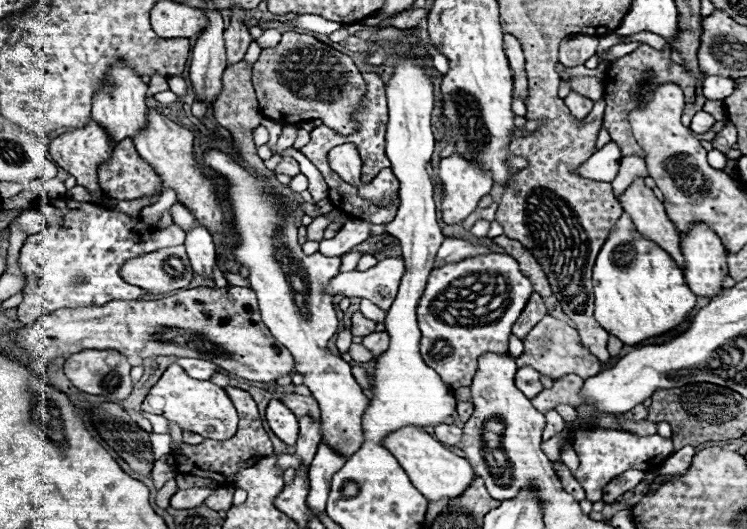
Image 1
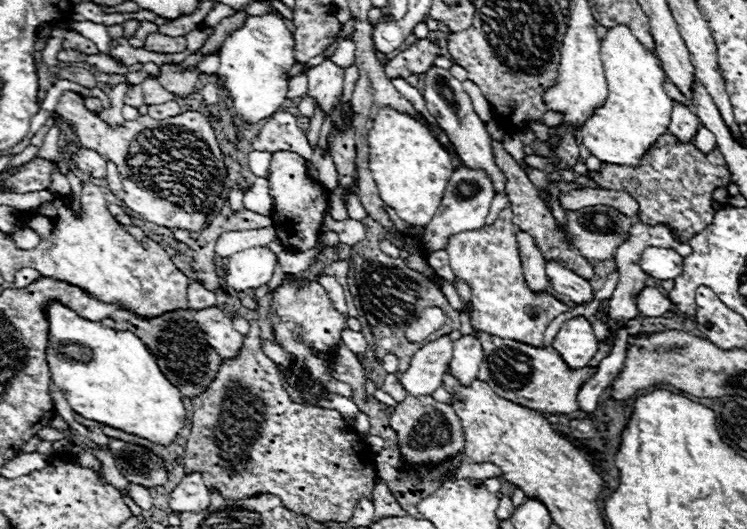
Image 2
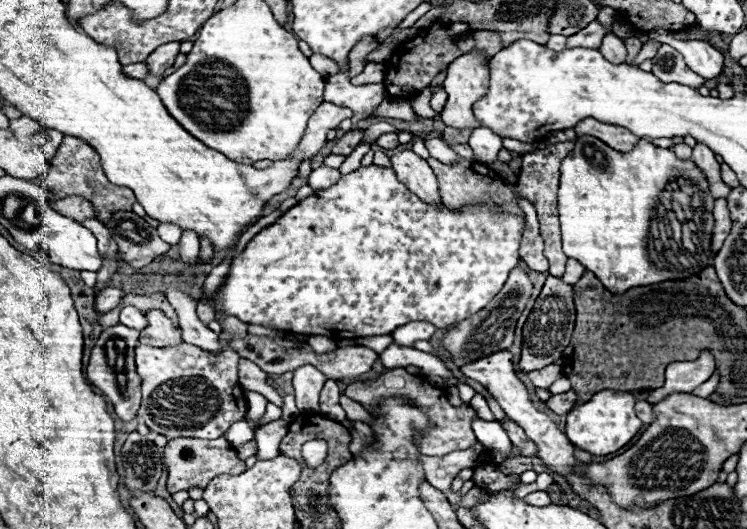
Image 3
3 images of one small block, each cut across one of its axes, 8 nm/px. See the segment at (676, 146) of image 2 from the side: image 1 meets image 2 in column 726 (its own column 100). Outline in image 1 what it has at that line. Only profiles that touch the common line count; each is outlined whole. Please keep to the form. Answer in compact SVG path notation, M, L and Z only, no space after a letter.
M122 140L112 158L98 170L98 182L108 198L136 200L152 196L160 186L160 178L136 152L132 140Z

